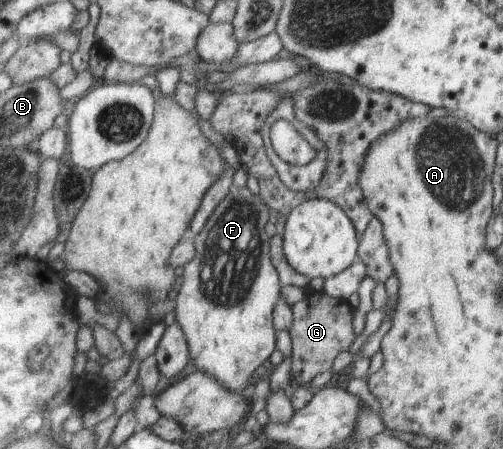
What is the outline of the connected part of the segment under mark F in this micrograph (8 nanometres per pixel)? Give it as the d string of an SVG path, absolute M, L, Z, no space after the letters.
M232 187L229 196L221 202L221 204L214 210L210 211L205 225L201 228L200 232L195 236L195 246L197 254L195 258L183 267L180 272L180 282L178 283L178 298L175 308L175 320L181 325L181 328L185 331L188 345L191 353L191 360L194 366L199 370L207 374L213 375L216 379L220 380L220 383L227 387L230 391L249 392L255 384L255 380L252 383L251 378L255 374L255 370L259 366L263 367L263 364L267 364L267 360L271 359L271 354L276 352L275 342L277 342L276 325L274 322L274 314L276 306L279 305L281 298L282 282L280 279L279 271L276 269L271 256L272 237L265 232L265 226L267 222L273 221L275 212L271 210L270 206L263 200L263 197L258 194L251 194L246 187L236 188Z

